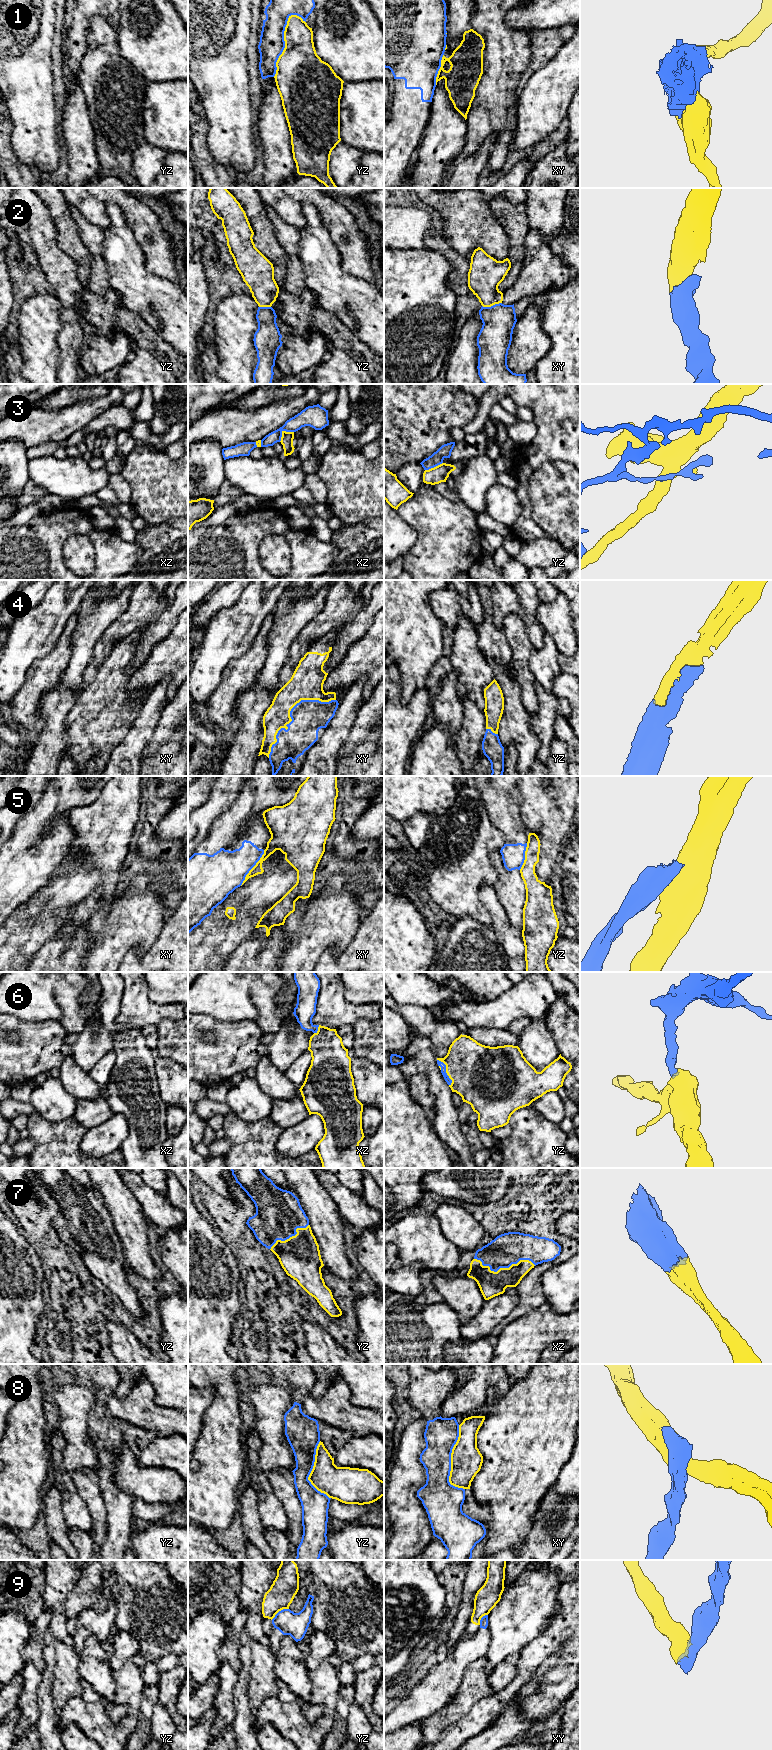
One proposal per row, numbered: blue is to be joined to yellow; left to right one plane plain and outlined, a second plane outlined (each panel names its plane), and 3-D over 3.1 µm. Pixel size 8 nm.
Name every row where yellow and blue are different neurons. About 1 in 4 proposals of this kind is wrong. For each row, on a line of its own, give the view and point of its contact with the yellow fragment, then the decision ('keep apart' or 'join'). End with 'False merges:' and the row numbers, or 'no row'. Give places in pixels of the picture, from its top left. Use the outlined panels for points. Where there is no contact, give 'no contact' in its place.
1: yz (285, 43) | keep apart
2: xy (491, 305) | join
3: xz (283, 431) | keep apart
4: xy (289, 714) | join
5: xy (252, 868) | keep apart
6: yz (446, 1071) | join
7: xz (504, 1268) | join
8: xy (451, 1461) | keep apart
9: yz (279, 1610) | keep apart
False merges: 1, 3, 5, 8, 9

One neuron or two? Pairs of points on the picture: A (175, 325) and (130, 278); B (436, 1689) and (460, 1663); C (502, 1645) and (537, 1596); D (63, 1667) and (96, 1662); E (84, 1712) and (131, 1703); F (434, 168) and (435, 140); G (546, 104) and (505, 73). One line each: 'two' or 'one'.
A: one
B: one
C: one
D: two
E: one
F: one
G: two

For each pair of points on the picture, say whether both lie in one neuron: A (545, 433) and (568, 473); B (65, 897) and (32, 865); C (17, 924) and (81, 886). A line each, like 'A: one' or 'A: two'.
A: two
B: two
C: one

